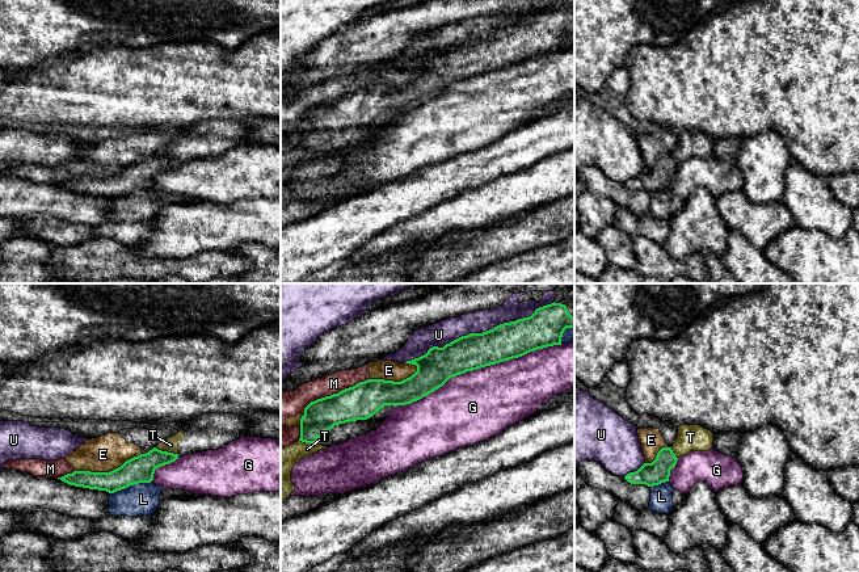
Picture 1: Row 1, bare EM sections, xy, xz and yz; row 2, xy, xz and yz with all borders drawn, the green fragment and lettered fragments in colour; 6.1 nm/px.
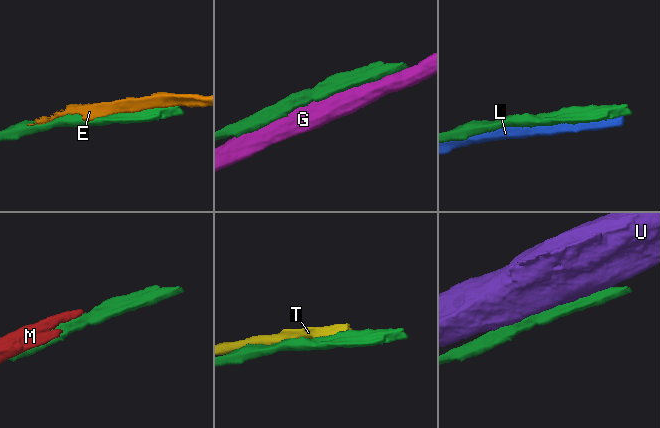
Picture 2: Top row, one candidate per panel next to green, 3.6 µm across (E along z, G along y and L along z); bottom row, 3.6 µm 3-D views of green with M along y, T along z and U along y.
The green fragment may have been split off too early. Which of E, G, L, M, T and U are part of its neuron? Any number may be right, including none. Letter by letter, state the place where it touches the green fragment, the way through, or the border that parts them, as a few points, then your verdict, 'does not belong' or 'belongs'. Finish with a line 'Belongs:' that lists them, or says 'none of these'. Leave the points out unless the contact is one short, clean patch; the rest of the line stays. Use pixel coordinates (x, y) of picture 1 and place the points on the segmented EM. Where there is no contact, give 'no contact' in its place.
E: xy (108, 472) | does not belong
G: xz (478, 367) | does not belong
L: xy (130, 484) | does not belong
M: xz (335, 394) | does not belong
T: xy (167, 451) | does not belong
U: xz (479, 333) | does not belong
Belongs: none of these

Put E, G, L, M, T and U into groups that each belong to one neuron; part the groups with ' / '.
E M / G / L / T / U

